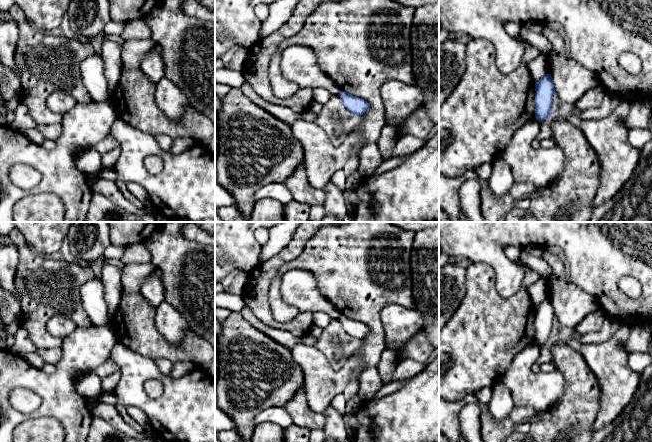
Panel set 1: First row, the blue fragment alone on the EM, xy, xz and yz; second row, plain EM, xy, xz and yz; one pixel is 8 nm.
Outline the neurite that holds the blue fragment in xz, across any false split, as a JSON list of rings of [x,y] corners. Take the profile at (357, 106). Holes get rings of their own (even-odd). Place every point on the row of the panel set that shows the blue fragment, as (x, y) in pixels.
[[[341,91],[338,95],[342,99],[345,108],[354,115],[363,116],[370,108],[369,103],[362,98],[350,95],[344,91]]]

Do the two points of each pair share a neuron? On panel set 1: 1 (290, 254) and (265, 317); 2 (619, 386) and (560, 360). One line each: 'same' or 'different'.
1: same
2: different

